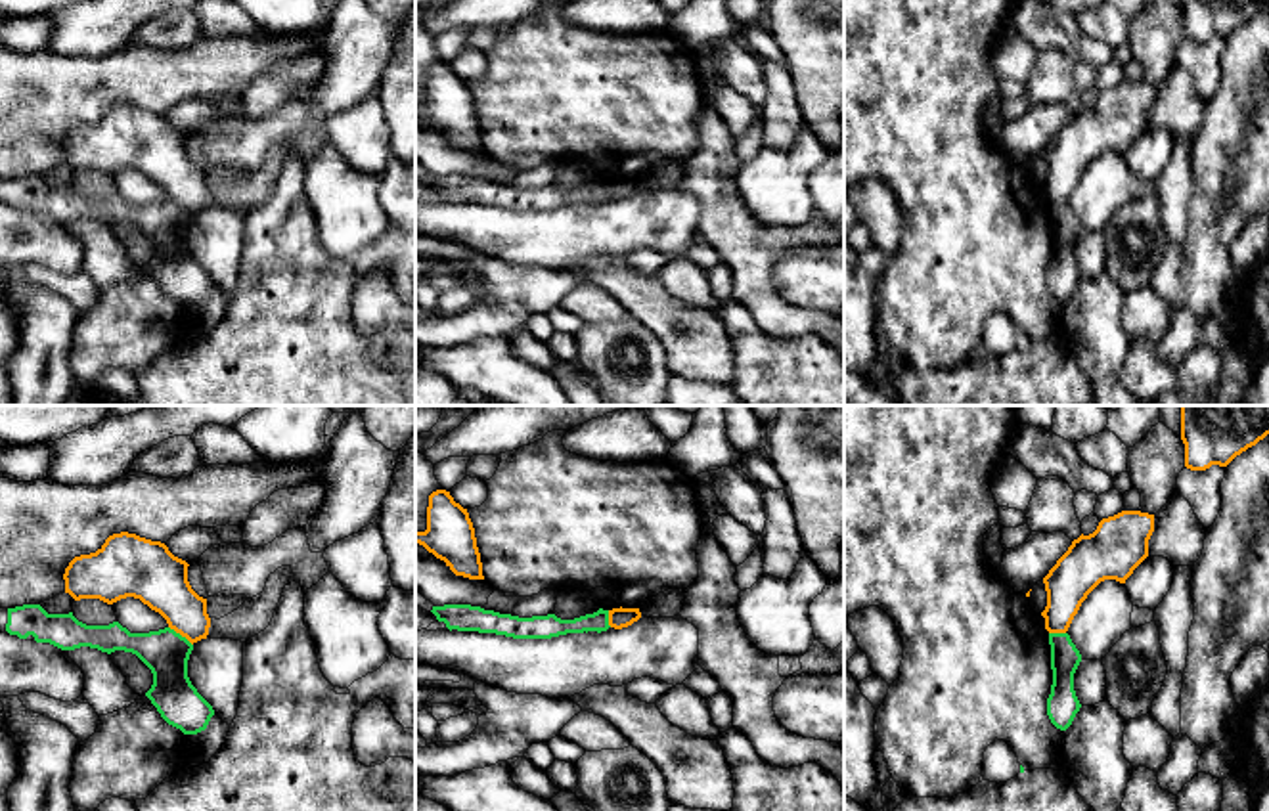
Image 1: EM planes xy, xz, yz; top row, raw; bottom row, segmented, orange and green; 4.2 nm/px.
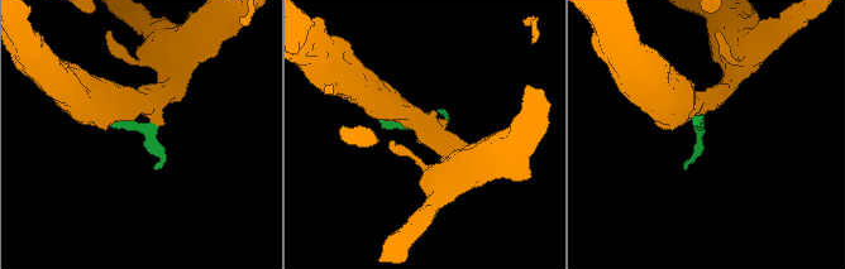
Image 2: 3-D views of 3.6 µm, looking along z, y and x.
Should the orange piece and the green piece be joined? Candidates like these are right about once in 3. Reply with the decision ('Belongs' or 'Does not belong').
Does not belong

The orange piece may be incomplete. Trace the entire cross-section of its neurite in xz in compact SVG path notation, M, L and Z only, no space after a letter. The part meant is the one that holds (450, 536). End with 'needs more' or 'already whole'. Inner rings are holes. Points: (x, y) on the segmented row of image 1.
M450 492L429 495L427 530L415 532L415 543L444 560L456 576L484 580L473 522Z | already whole

